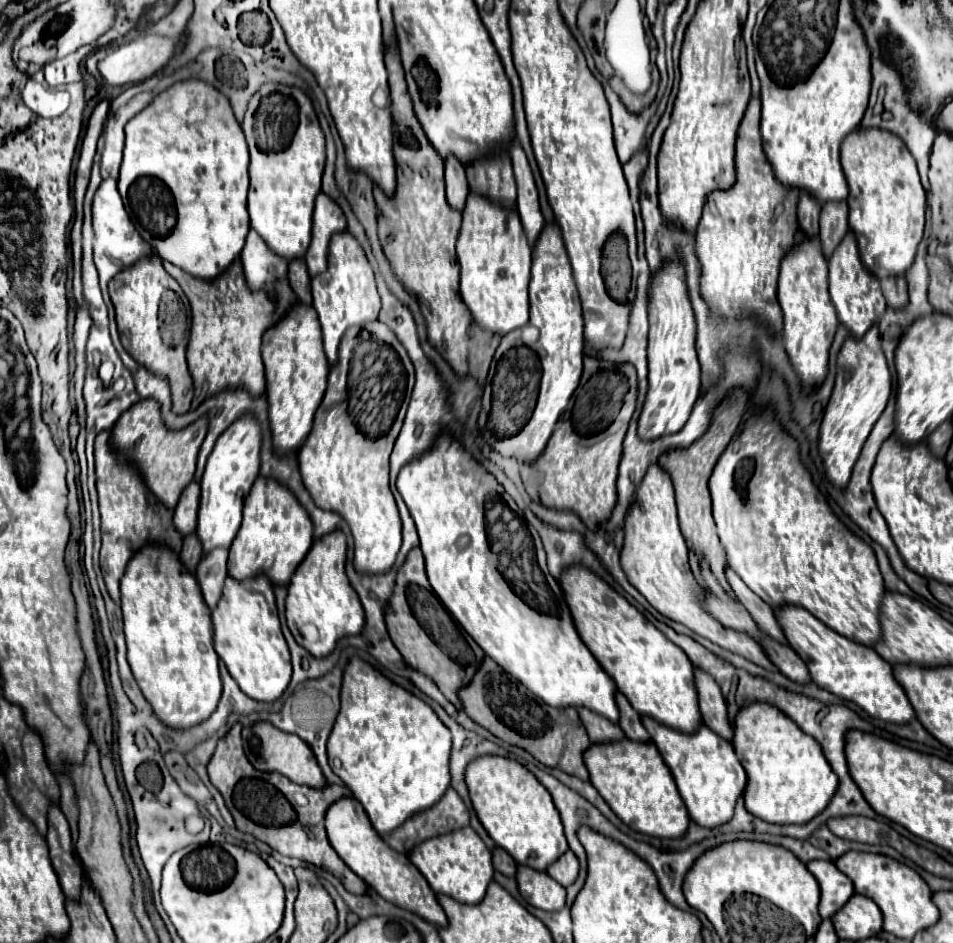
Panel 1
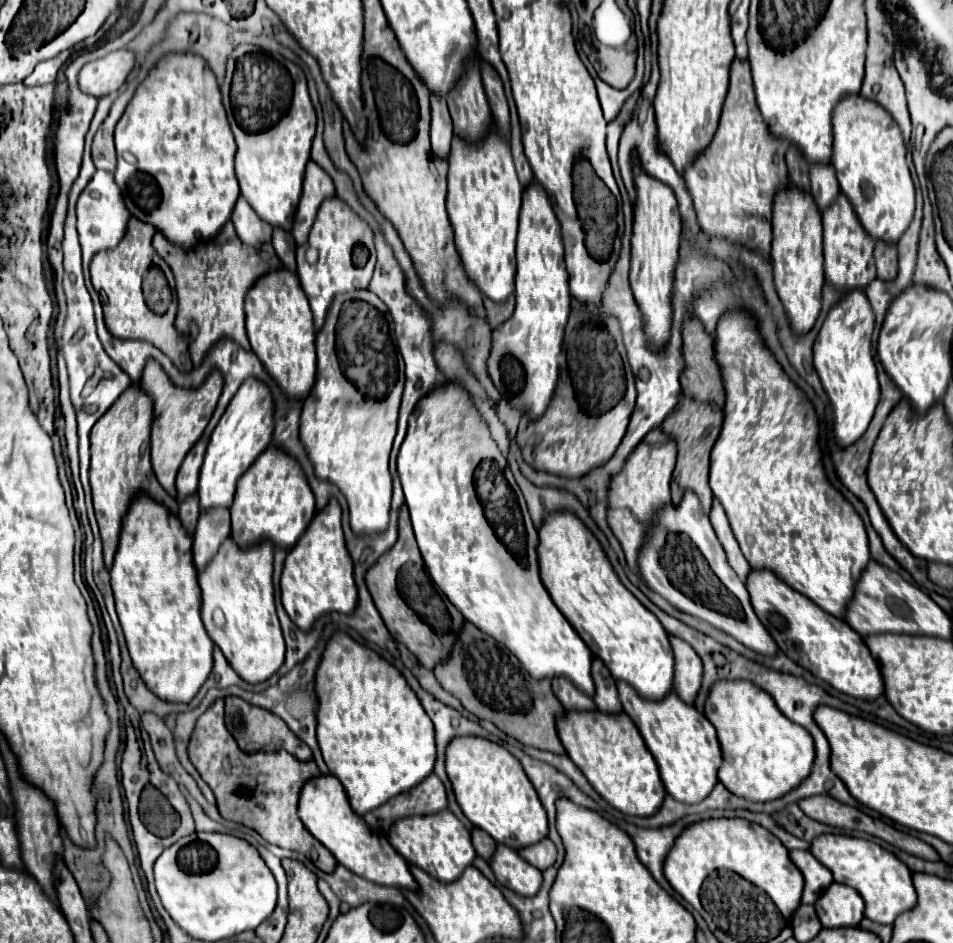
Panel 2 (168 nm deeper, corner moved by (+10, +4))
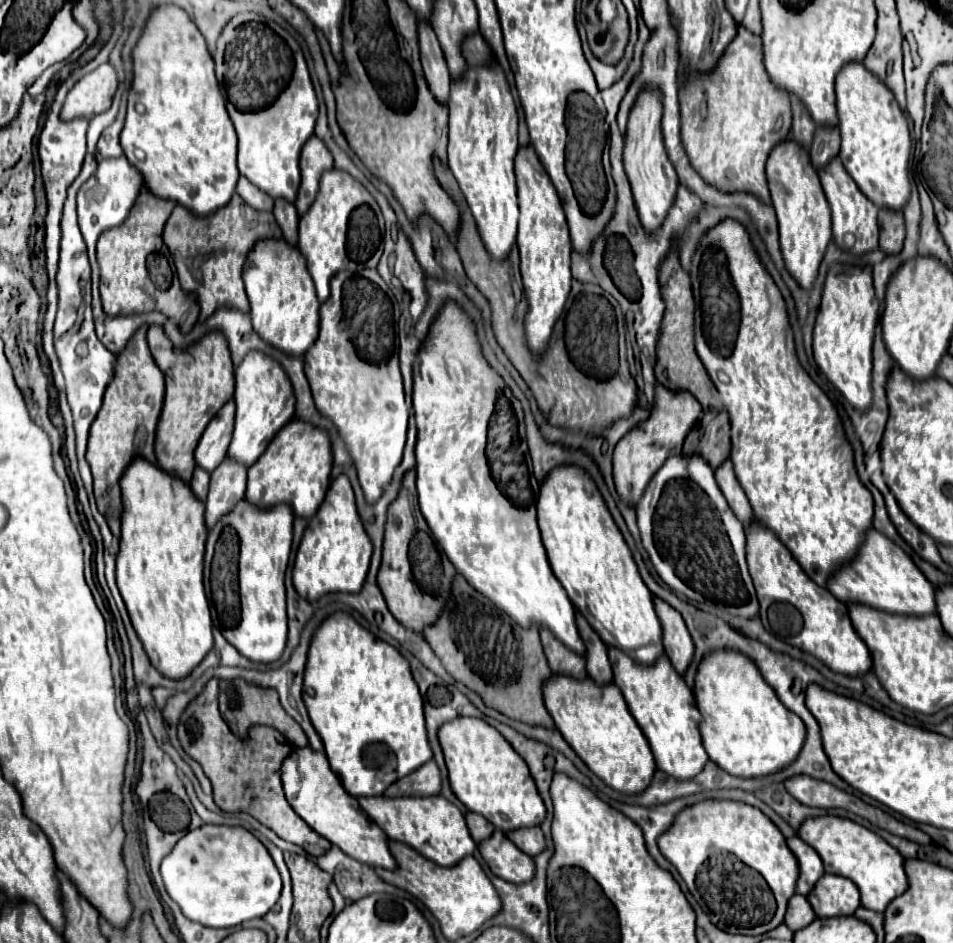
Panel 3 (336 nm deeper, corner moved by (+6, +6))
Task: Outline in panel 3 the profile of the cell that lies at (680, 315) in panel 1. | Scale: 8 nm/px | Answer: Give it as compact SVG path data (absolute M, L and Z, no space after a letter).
M643 92L627 122L627 136L625 136L625 150L623 150L623 164L627 178L631 182L631 192L635 198L637 214L641 220L641 226L645 228L647 234L653 234L659 230L675 204L677 188L679 188L679 178L675 174L673 164L667 158L663 138L661 138L661 98L655 92Z

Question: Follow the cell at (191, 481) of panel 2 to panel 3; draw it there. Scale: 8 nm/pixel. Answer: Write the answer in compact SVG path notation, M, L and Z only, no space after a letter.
M229 400L205 428L195 450L195 464L201 466L205 472L213 472L223 462L233 432L233 416L235 402Z

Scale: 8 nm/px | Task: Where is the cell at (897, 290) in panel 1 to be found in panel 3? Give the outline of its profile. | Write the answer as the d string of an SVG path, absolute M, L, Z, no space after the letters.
M879 210L879 226L881 226L881 238L879 238L881 250L887 256L899 254L905 240L903 214L891 210Z

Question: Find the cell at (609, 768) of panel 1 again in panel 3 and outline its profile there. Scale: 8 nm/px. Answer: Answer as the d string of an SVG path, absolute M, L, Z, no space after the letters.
M553 676L551 682L545 682L543 690L545 690L545 706L551 714L557 730L561 732L565 742L577 752L577 756L589 766L589 770L593 774L597 774L609 788L623 792L623 794L641 794L649 788L653 774L657 770L655 758L651 754L651 748L649 748L645 734L641 732L639 724L635 722L635 718L627 710L625 698L615 684L599 688L589 678L587 680L573 680L567 676Z

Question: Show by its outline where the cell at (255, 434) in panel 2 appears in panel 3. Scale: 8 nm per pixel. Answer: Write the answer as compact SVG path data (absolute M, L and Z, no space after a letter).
M249 352L235 372L235 428L227 448L227 458L249 468L265 452L273 436L295 416L295 396L281 366L261 352Z

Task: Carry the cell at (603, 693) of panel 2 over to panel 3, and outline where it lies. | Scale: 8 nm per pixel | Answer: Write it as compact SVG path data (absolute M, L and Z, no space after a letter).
M577 614L577 626L579 626L579 634L585 642L587 648L587 674L589 678L597 684L597 686L605 686L613 682L613 674L611 674L611 664L609 664L609 654L607 654L607 646L601 642L601 638L597 638L597 632L585 624L585 618L581 614Z

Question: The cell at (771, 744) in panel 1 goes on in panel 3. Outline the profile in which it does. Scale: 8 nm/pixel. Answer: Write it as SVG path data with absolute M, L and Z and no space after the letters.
M731 650L711 652L701 662L695 676L695 700L703 716L701 734L705 750L709 758L731 776L759 778L781 772L789 766L789 762L793 762L793 758L797 758L801 746L805 744L805 724L801 722L801 718L797 718L797 714L793 714L781 704L773 688L761 678L757 666L739 652L735 654Z

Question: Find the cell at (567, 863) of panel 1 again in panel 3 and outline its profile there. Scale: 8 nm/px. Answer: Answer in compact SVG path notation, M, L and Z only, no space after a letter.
M525 828L525 830L513 830L507 834L509 840L525 854L529 854L531 858L541 854L547 846L545 836L541 832L541 828Z

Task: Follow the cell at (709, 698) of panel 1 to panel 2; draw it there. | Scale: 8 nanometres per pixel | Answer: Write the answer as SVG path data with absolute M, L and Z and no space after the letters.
M669 634L669 642L675 656L675 674L673 674L673 688L679 698L687 704L693 704L699 686L701 686L701 658L685 640Z

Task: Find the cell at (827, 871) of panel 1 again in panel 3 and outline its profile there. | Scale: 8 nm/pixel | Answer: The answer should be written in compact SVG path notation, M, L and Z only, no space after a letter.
M793 836L787 840L787 844L789 844L789 850L795 854L795 858L799 860L797 894L807 896L813 890L813 886L817 884L817 880L825 874L823 862L821 862L819 854L809 844L805 844L801 838Z

